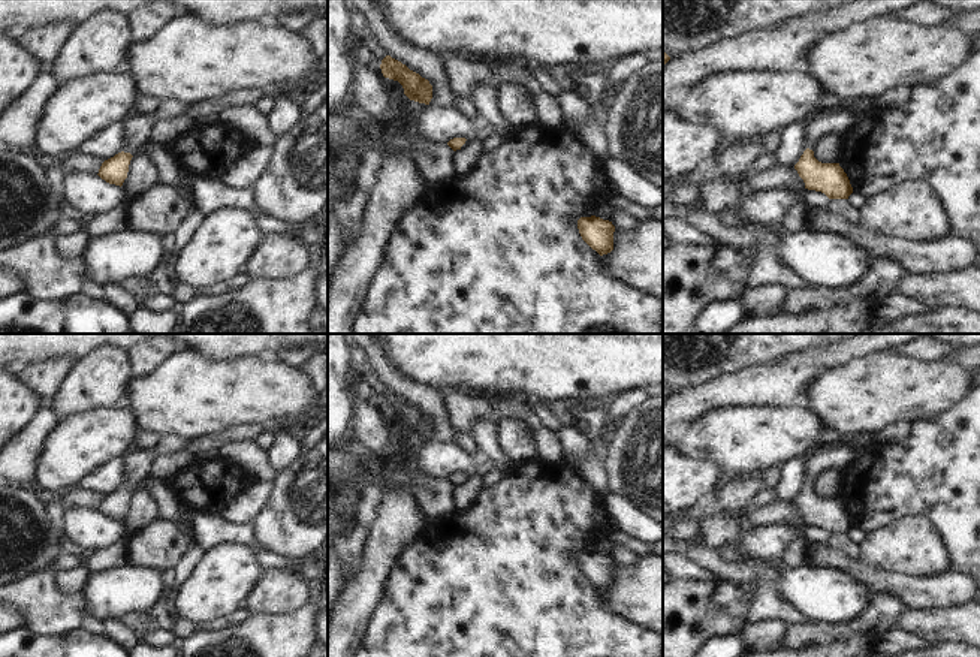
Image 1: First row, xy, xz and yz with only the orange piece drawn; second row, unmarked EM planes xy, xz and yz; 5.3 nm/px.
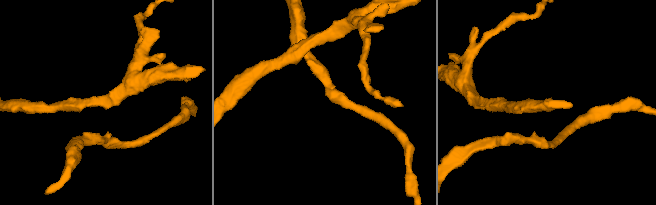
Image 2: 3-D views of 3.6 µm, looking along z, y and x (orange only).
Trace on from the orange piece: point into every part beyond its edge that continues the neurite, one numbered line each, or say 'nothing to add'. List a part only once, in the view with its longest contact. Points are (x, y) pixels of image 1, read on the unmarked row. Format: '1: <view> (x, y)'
1: xy (136, 463)

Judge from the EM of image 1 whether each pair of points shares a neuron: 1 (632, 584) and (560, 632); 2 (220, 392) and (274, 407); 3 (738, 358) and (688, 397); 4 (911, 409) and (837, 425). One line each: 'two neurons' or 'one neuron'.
1: two neurons
2: one neuron
3: two neurons
4: one neuron

